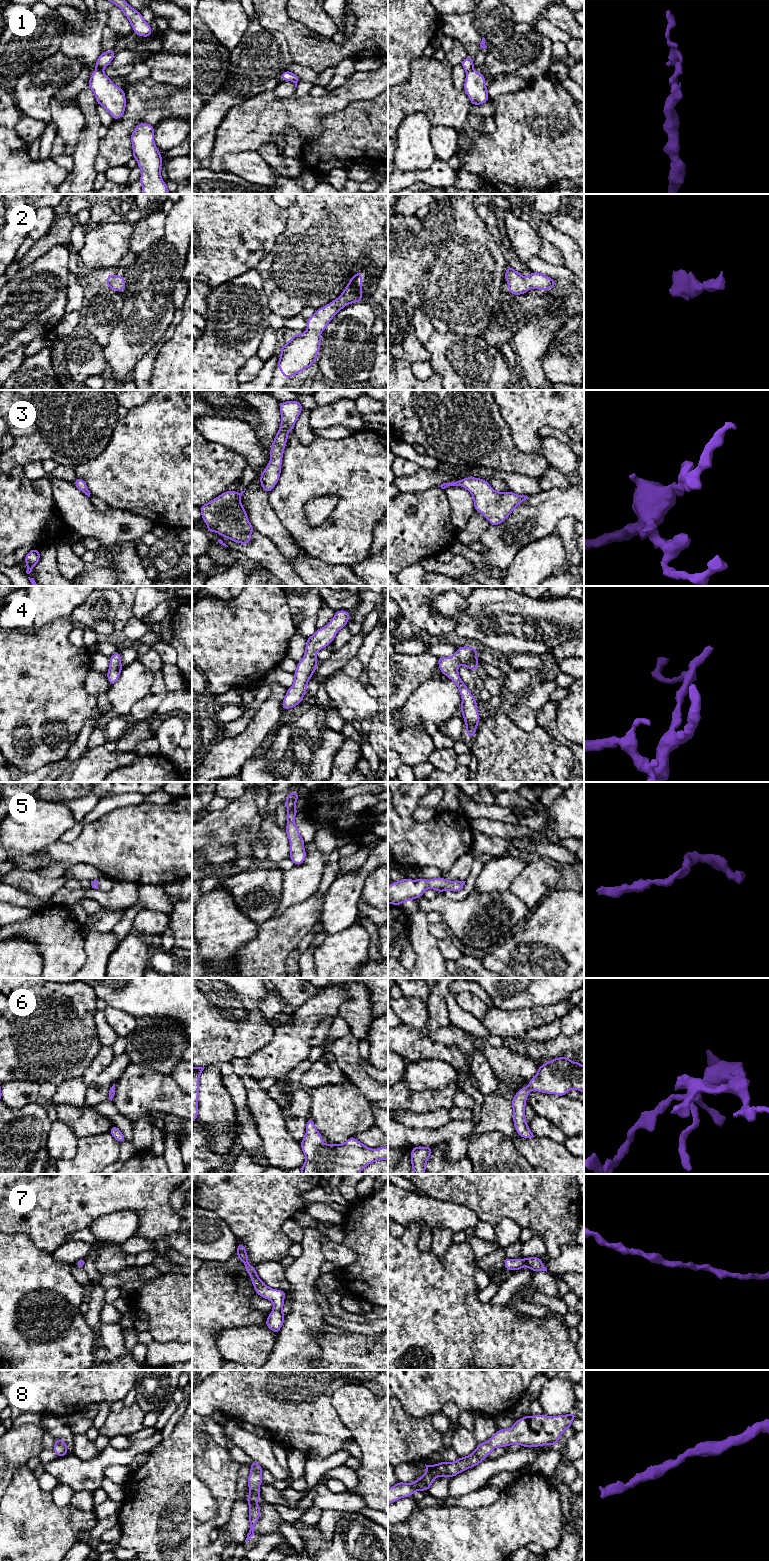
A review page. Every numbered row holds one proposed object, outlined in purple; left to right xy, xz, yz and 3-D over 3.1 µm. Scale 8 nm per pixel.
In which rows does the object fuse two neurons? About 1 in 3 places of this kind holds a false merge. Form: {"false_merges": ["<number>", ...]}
{"false_merges": ["1"]}

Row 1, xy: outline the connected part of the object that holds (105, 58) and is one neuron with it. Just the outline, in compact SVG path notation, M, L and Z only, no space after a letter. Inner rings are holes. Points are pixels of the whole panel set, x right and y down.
M114 49L102 52L95 63L96 69L103 70L106 66L108 66L112 62L114 57L115 57Z

